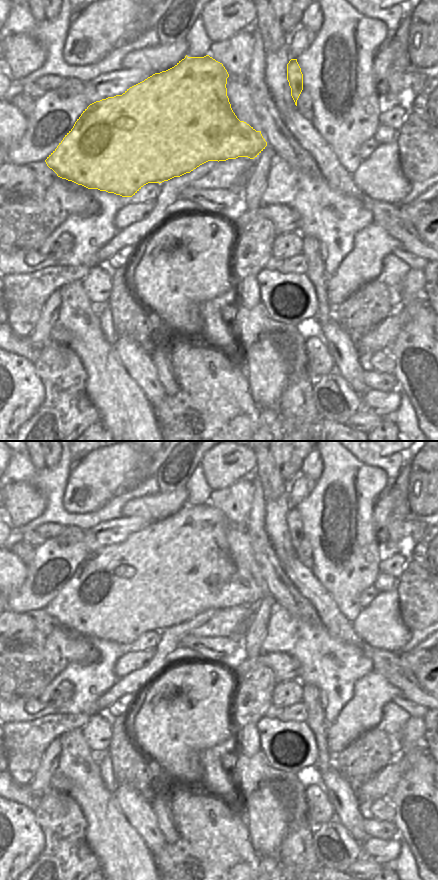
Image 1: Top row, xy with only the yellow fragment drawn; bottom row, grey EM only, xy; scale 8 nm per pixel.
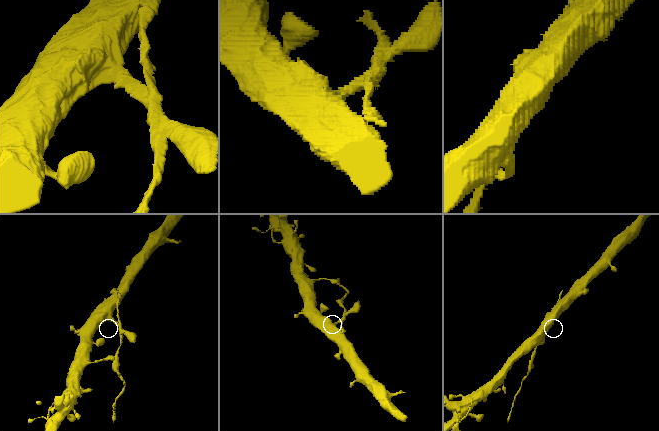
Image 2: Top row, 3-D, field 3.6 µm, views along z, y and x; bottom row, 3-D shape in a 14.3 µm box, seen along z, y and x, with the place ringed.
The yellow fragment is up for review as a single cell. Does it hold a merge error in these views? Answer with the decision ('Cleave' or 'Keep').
Cleave

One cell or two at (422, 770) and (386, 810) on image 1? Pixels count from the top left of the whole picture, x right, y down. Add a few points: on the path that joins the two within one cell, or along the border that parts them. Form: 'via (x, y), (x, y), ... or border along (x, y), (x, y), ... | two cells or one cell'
border along (388, 797), (394, 806), (393, 820) | two cells

